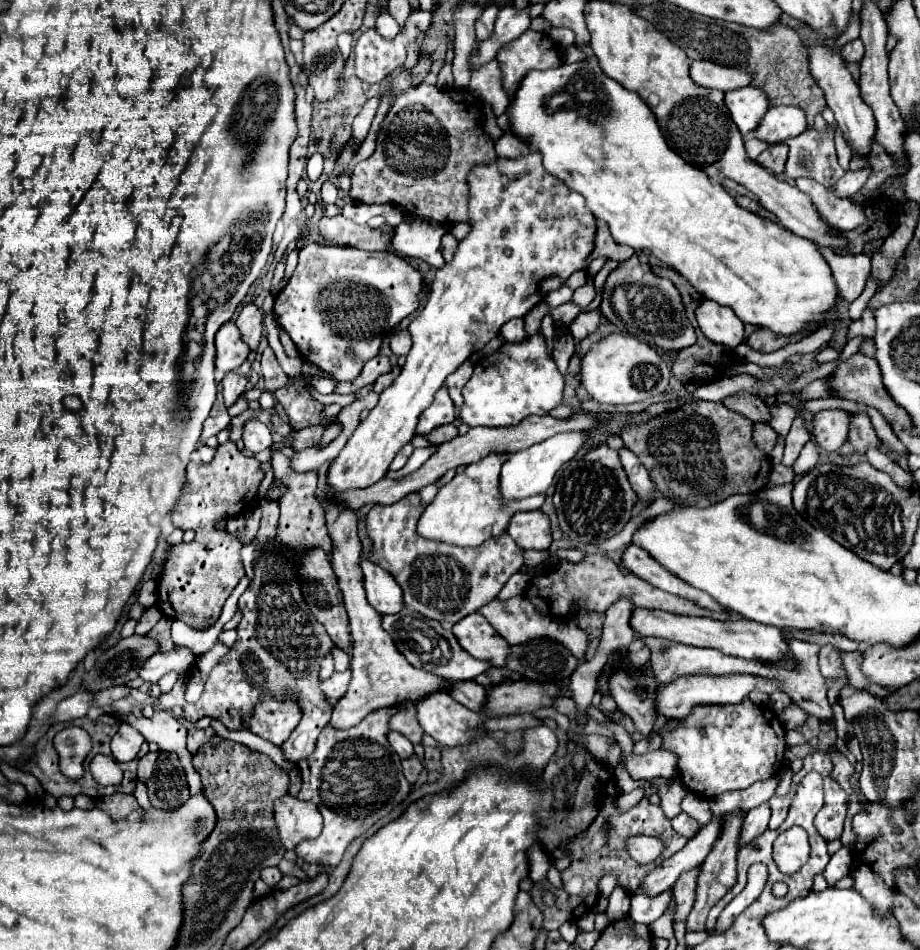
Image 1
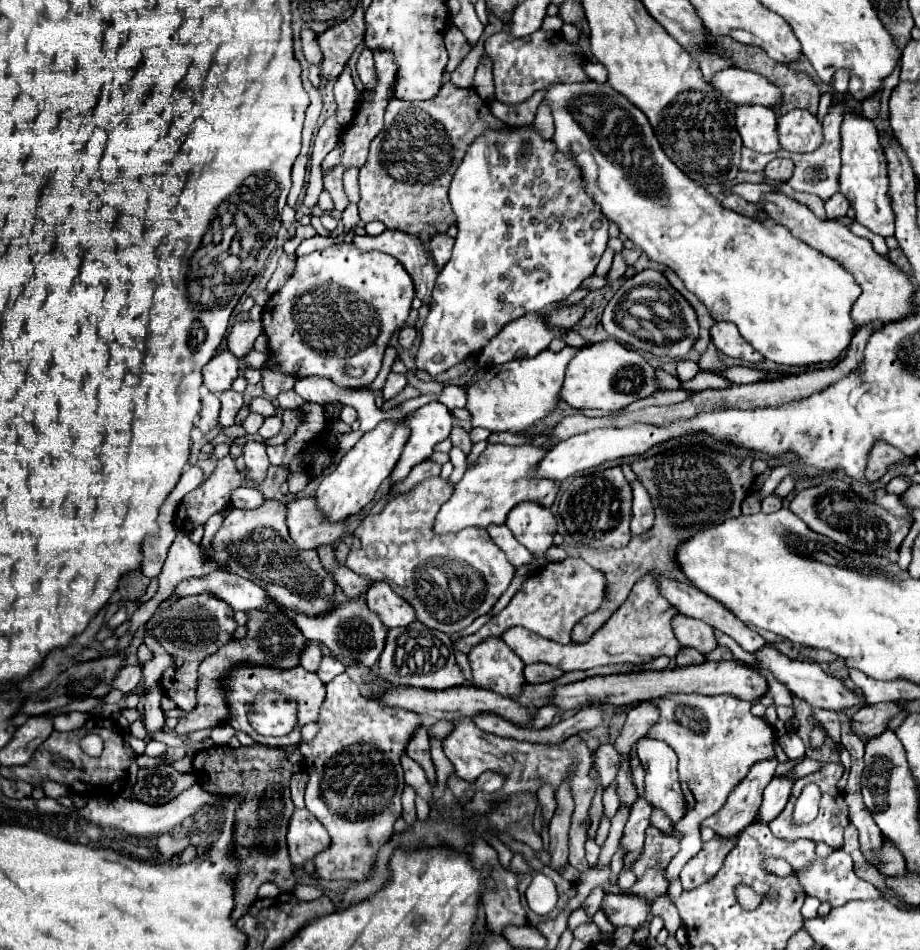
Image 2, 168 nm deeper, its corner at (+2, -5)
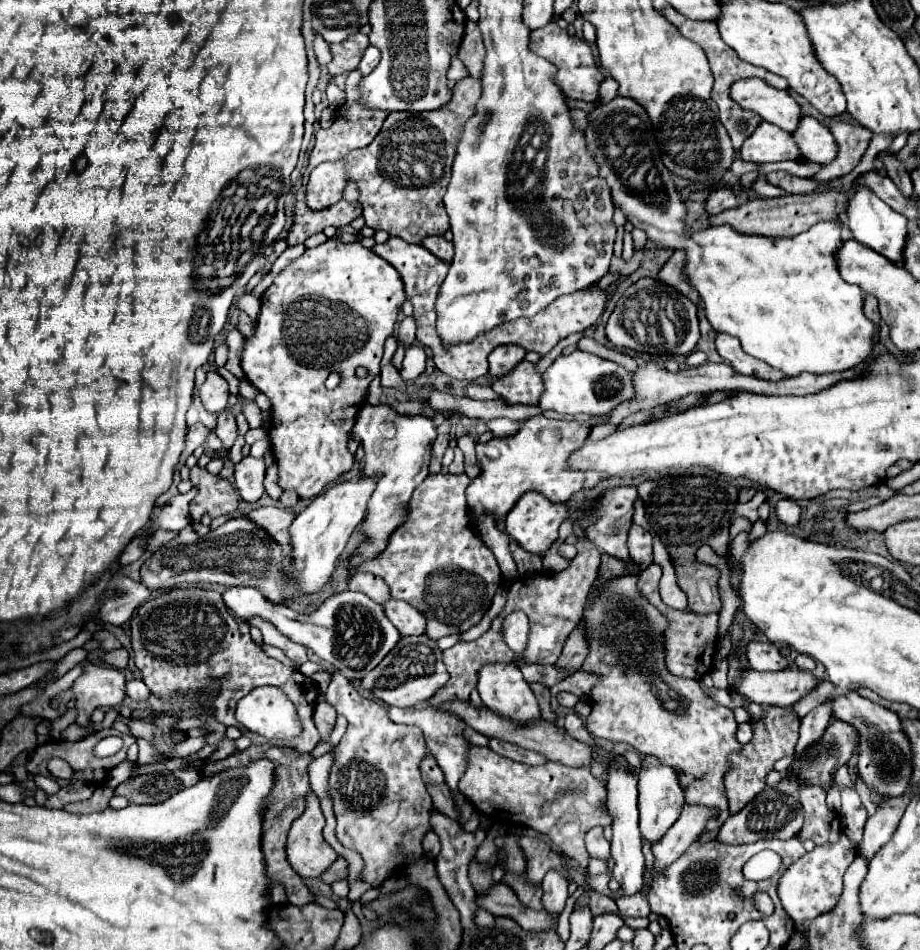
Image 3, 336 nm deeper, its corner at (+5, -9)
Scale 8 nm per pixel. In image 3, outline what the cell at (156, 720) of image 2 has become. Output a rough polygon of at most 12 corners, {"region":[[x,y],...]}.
{"region":[[143,680],[127,682],[127,696],[141,702],[149,700],[151,692]]}

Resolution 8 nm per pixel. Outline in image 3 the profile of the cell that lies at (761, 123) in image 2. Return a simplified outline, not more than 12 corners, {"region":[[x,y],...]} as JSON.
{"region":[[761,120],[739,156],[749,162],[795,160],[791,134]]}

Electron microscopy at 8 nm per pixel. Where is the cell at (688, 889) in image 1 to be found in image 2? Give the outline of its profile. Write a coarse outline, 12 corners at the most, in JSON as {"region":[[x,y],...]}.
{"region":[[715,836],[680,872],[684,888],[708,882],[738,838]]}

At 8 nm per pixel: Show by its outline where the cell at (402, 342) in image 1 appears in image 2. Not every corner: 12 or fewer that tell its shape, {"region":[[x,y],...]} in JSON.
{"region":[[404,326],[398,342],[402,348],[410,348],[416,340],[416,328]]}

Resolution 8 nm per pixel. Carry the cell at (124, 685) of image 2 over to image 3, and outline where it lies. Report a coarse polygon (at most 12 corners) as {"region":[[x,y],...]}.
{"region":[[85,664],[73,684],[76,723],[91,727],[95,708],[125,700],[125,674]]}

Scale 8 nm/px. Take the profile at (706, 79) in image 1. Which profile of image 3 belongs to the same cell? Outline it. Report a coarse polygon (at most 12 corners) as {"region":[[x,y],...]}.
{"region":[[761,78],[733,82],[731,100],[787,132],[801,118],[785,90]]}

